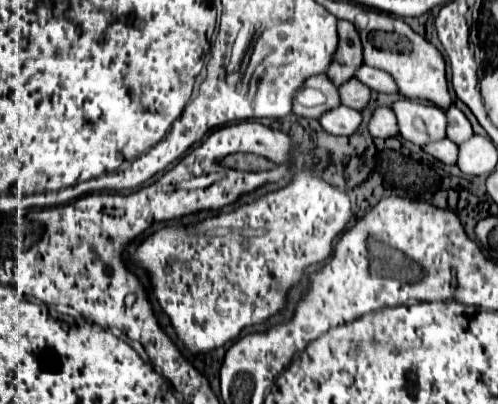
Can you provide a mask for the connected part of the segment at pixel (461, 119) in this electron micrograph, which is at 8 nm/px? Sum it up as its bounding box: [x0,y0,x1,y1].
[447,106,473,144]

